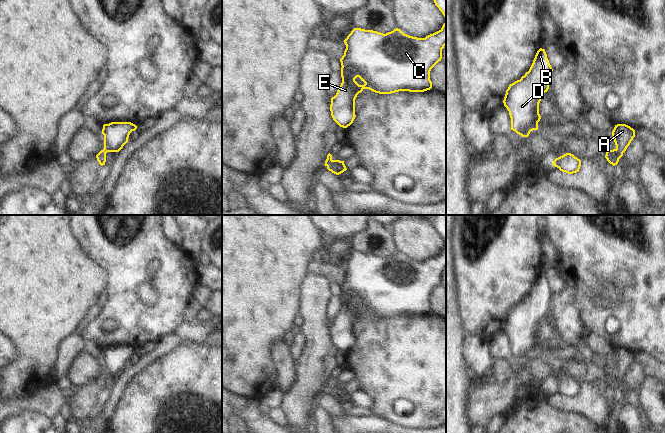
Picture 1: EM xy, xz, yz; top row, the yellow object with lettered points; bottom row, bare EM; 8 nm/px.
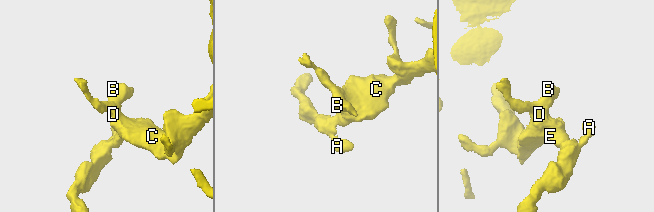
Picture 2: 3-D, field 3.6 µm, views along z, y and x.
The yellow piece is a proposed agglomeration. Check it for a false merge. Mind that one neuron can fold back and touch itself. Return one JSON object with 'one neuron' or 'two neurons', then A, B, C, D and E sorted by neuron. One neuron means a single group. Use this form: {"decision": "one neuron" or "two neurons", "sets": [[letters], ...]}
{"decision": "one neuron", "sets": [["A", "B", "C", "D", "E"]]}

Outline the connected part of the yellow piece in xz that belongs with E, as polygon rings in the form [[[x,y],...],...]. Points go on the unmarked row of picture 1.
[[[434,215],[432,222],[435,229],[445,241],[442,252],[425,262],[417,262],[404,258],[396,252],[386,258],[354,252],[344,264],[346,273],[340,283],[342,307],[334,321],[331,322],[330,335],[333,344],[343,352],[350,350],[355,339],[355,323],[364,313],[369,313],[379,318],[391,318],[399,315],[424,316],[432,312],[430,304],[431,293],[442,283],[442,273],[446,269],[446,215]]]

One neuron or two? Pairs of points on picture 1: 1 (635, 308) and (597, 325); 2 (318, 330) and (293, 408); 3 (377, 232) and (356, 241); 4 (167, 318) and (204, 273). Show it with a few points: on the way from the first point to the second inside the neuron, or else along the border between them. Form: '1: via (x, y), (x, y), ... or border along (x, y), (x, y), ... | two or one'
1: via (625, 311), (609, 311), (605, 315) | one
2: via (318, 349), (311, 381), (305, 389) | one
3: via (372, 233), (361, 241) | one
4: border along (197, 264), (200, 282) | two

